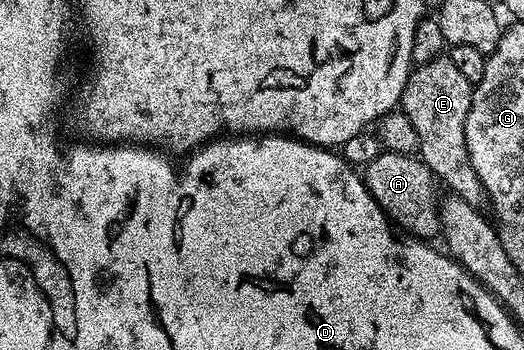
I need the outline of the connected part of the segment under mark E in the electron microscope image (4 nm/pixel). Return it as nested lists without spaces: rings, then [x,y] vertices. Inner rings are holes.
[[[446,56],[421,62],[413,69],[406,80],[406,86],[400,97],[399,109],[409,117],[418,134],[418,157],[432,172],[437,183],[449,186],[457,198],[466,200],[466,204],[480,208],[485,205],[486,195],[474,164],[466,152],[466,112],[470,112],[473,83],[454,68]]]

